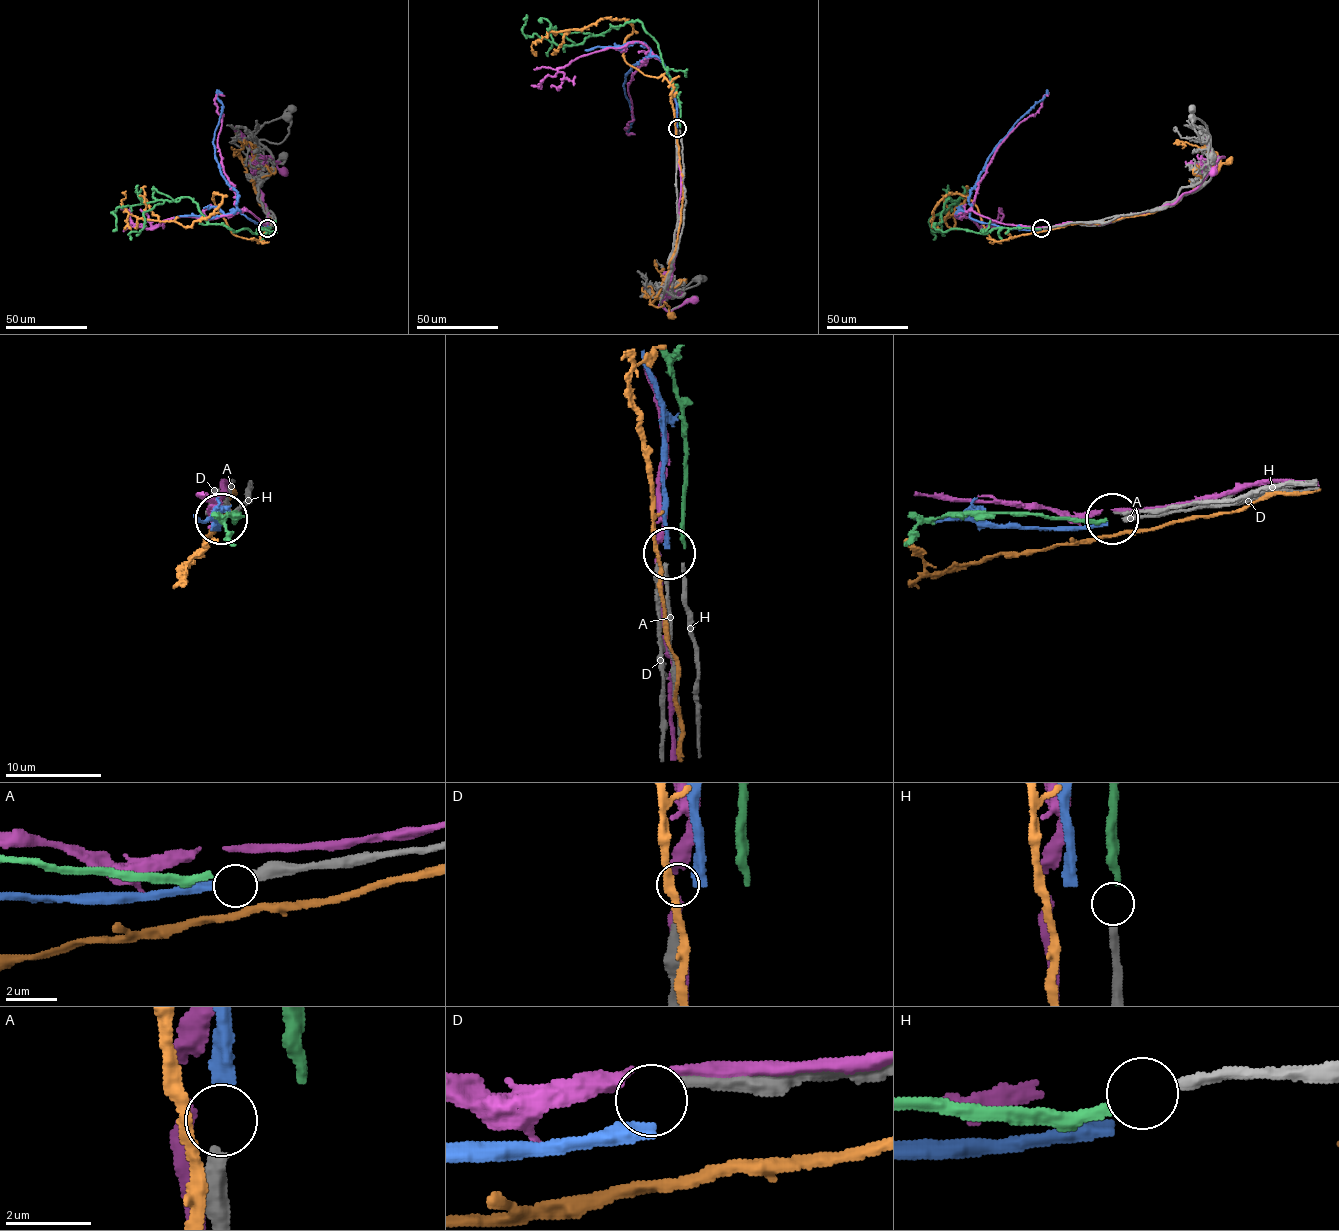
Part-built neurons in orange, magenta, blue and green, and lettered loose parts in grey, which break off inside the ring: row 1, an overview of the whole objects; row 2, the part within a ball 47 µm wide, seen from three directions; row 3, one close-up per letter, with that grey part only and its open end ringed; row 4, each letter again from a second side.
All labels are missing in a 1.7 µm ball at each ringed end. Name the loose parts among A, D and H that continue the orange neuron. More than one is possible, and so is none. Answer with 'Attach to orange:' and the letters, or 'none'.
Attach to orange: none

